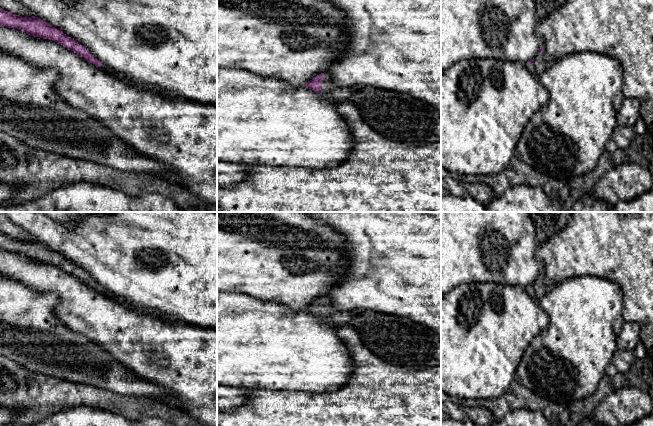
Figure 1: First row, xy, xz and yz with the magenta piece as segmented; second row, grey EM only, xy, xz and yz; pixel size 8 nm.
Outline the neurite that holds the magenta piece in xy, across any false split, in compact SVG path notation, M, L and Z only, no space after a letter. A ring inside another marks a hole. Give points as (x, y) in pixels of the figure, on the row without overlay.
M0 233L0 250L24 255L33 261L55 265L63 271L77 277L96 291L105 293L108 296L113 296L93 281L85 270L38 241L22 241Z

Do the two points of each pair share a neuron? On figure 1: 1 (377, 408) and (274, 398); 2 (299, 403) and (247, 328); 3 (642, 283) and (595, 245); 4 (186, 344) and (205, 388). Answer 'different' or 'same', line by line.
1: same
2: different
3: same
4: same

